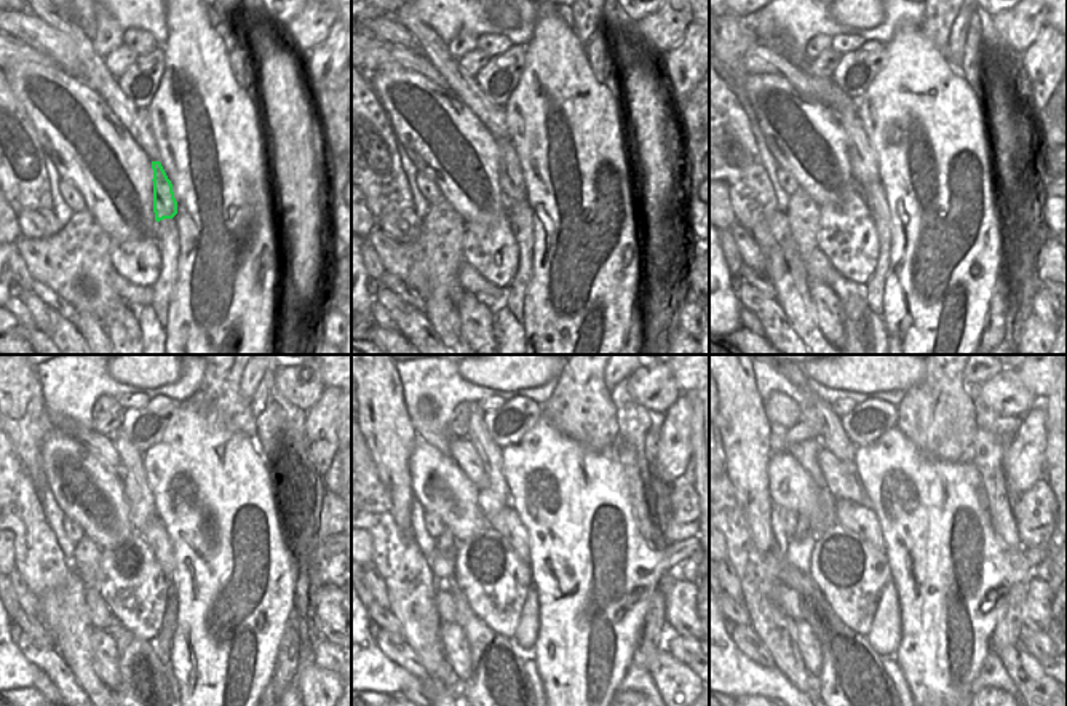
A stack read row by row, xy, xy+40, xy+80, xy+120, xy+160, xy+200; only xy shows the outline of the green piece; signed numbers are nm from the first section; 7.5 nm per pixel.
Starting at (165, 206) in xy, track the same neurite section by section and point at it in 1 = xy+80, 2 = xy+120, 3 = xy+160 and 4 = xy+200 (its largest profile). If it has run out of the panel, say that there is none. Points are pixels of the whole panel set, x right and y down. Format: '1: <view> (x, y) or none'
1: xy+80 (863, 160)
2: xy+120 (139, 494)
3: xy+160 (495, 495)
4: xy+200 (852, 449)

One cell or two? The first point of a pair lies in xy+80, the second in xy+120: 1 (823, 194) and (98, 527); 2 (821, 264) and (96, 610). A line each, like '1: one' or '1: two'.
1: one
2: one

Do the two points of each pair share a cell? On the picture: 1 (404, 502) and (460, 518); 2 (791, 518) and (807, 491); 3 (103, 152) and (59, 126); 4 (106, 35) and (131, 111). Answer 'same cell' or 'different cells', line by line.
1: different cells
2: different cells
3: same cell
4: different cells

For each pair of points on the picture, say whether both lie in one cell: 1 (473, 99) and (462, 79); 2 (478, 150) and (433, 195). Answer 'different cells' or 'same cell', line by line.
1: same cell
2: different cells

